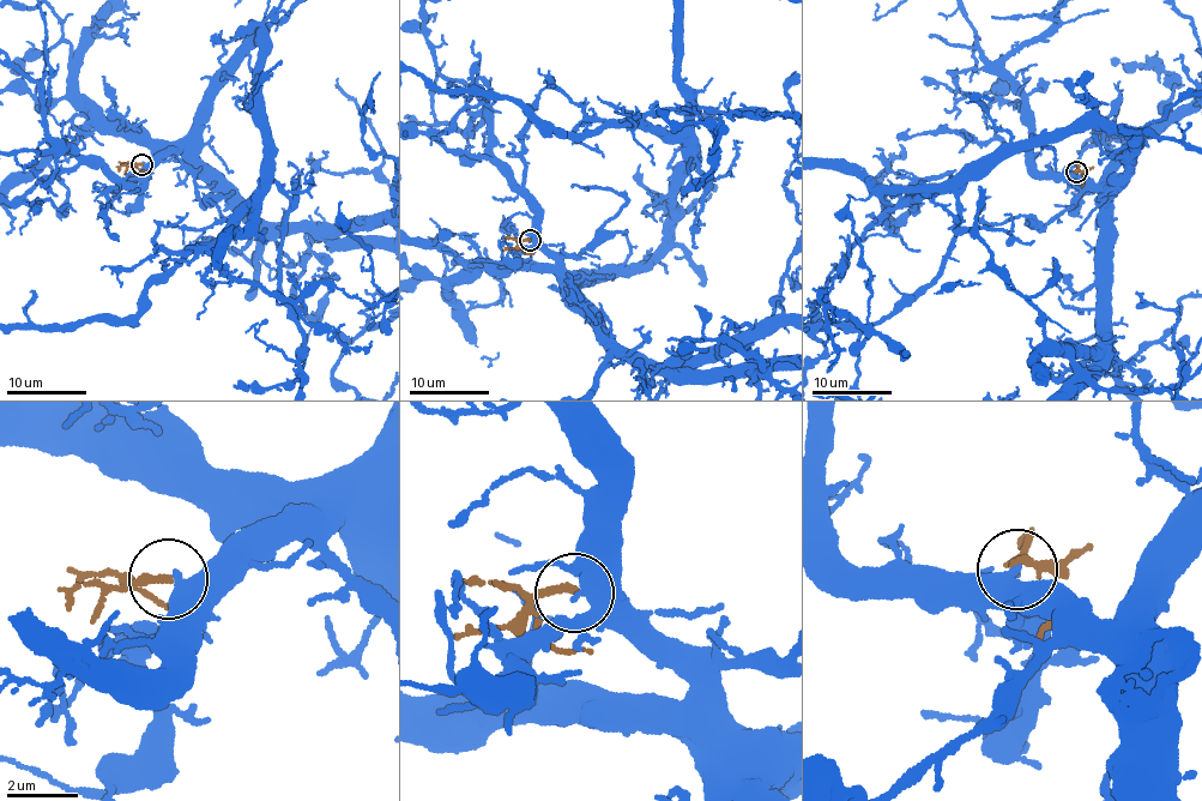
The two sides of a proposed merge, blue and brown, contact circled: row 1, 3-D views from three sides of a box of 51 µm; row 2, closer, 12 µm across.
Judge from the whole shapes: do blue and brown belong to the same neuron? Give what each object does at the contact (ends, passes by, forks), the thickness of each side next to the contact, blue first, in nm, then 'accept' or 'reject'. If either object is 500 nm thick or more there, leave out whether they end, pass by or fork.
blue passes by; brown ends; calibres 380 and 240 nm; accept

